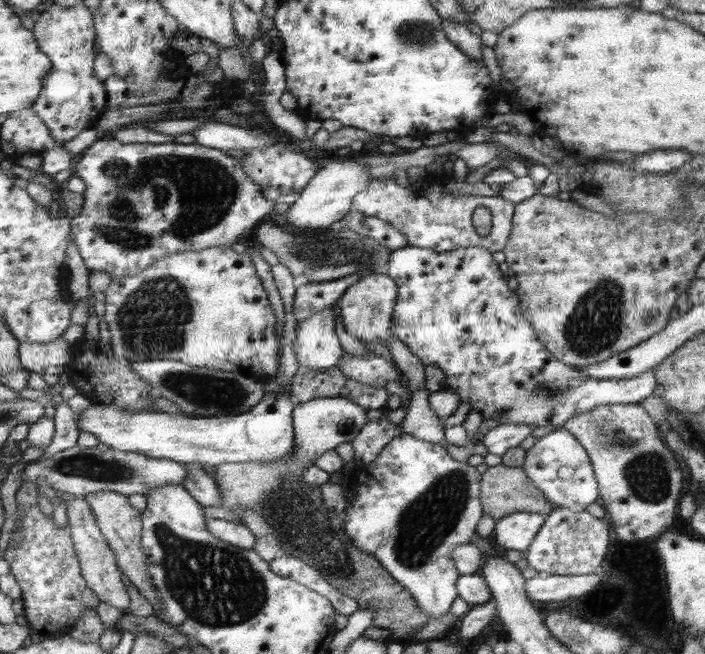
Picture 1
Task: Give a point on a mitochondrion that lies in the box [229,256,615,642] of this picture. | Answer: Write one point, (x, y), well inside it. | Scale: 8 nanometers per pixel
(428, 519)

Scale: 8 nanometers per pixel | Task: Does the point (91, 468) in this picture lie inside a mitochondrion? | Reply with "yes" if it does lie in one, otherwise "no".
yes

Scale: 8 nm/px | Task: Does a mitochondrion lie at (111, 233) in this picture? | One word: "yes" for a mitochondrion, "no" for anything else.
yes

